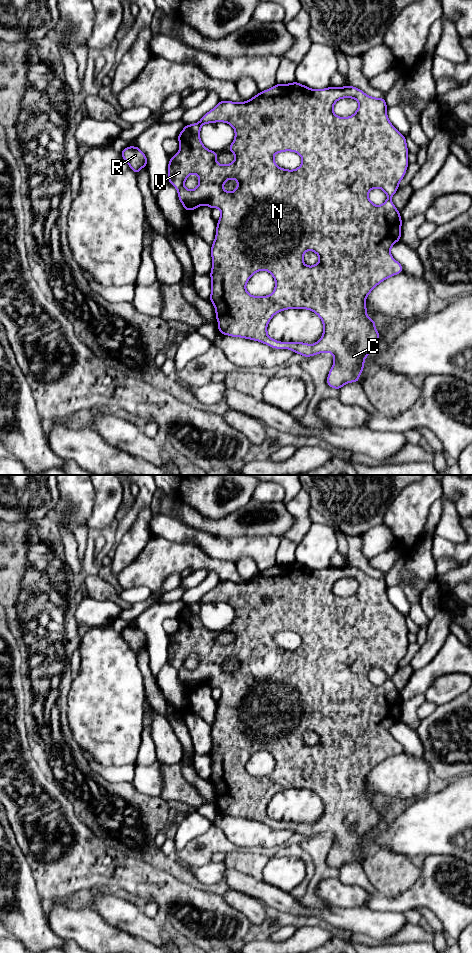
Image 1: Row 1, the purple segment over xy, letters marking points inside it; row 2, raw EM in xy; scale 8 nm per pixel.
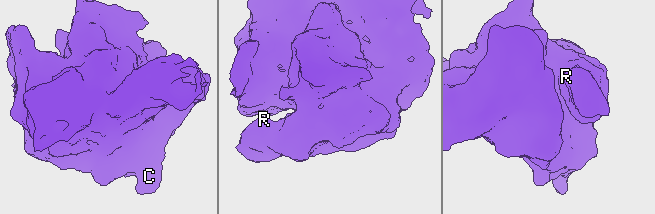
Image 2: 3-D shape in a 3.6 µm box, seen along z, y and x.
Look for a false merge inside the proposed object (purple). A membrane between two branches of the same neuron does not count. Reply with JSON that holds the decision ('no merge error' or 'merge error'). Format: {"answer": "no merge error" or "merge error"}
{"answer": "no merge error"}

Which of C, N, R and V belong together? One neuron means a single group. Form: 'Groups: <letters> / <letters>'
Groups: C N R V

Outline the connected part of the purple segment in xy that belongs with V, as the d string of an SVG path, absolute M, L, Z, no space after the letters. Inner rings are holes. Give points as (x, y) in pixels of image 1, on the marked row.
M298 82L290 84L276 84L272 88L259 92L252 99L246 102L222 101L208 113L206 113L198 123L185 125L184 129L177 137L180 149L178 153L169 159L168 165L168 181L177 189L178 198L186 211L198 208L200 205L207 205L211 209L215 207L221 210L220 218L217 222L215 240L211 246L212 270L210 277L212 280L210 301L213 303L216 311L216 319L218 320L218 332L233 336L242 337L259 341L272 348L290 349L295 354L301 354L304 357L311 357L322 352L329 352L334 356L334 363L327 377L327 384L331 388L340 390L342 386L350 382L359 382L359 376L364 368L365 358L376 350L380 338L379 332L375 328L375 320L367 317L366 298L369 293L385 279L403 272L403 266L397 262L390 254L390 250L394 243L400 241L402 220L400 212L396 209L391 201L391 197L399 188L399 183L404 177L408 167L408 148L406 138L403 136L389 121L387 117L387 105L385 99L374 98L366 95L362 90L347 85L341 88L328 87L321 90L311 89ZM342 98L353 98L358 101L357 111L350 117L339 117L333 112L334 104ZM225 122L230 124L235 130L235 139L228 150L235 154L235 160L227 165L220 165L216 161L219 154L208 150L200 140L201 126L208 123ZM292 151L298 153L302 158L302 164L295 170L287 170L276 165L273 156L276 153ZM190 174L199 176L199 183L196 189L189 190L184 186L185 180ZM229 179L238 181L238 185L233 192L227 192L223 189L224 183ZM374 188L382 189L388 199L380 206L374 205L368 197L370 190ZM311 250L319 257L319 261L314 266L306 266L303 262L303 255L306 251ZM260 270L268 271L275 279L276 285L272 294L268 296L252 296L245 286L249 278ZM287 309L308 309L316 313L323 322L323 336L315 344L310 345L302 342L280 342L270 338L267 334L267 325L271 318L278 312Z

